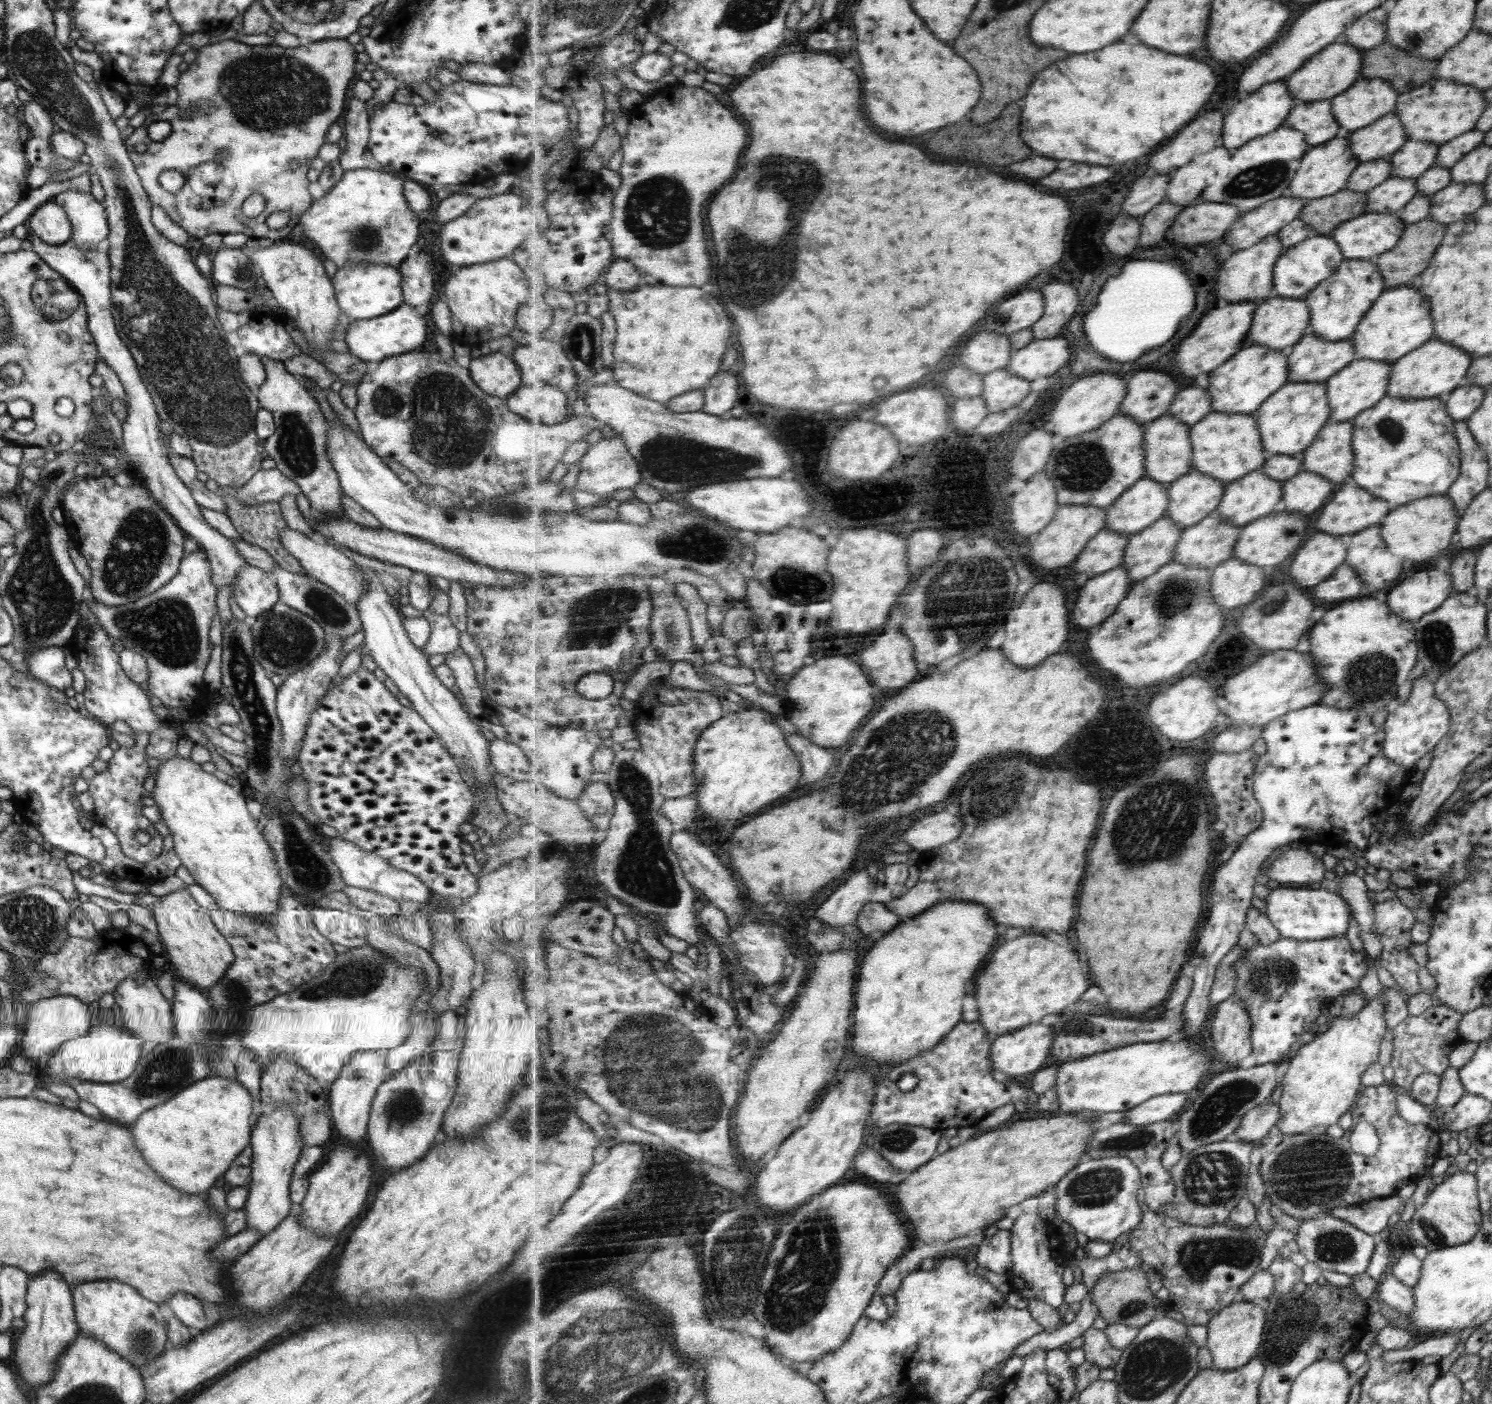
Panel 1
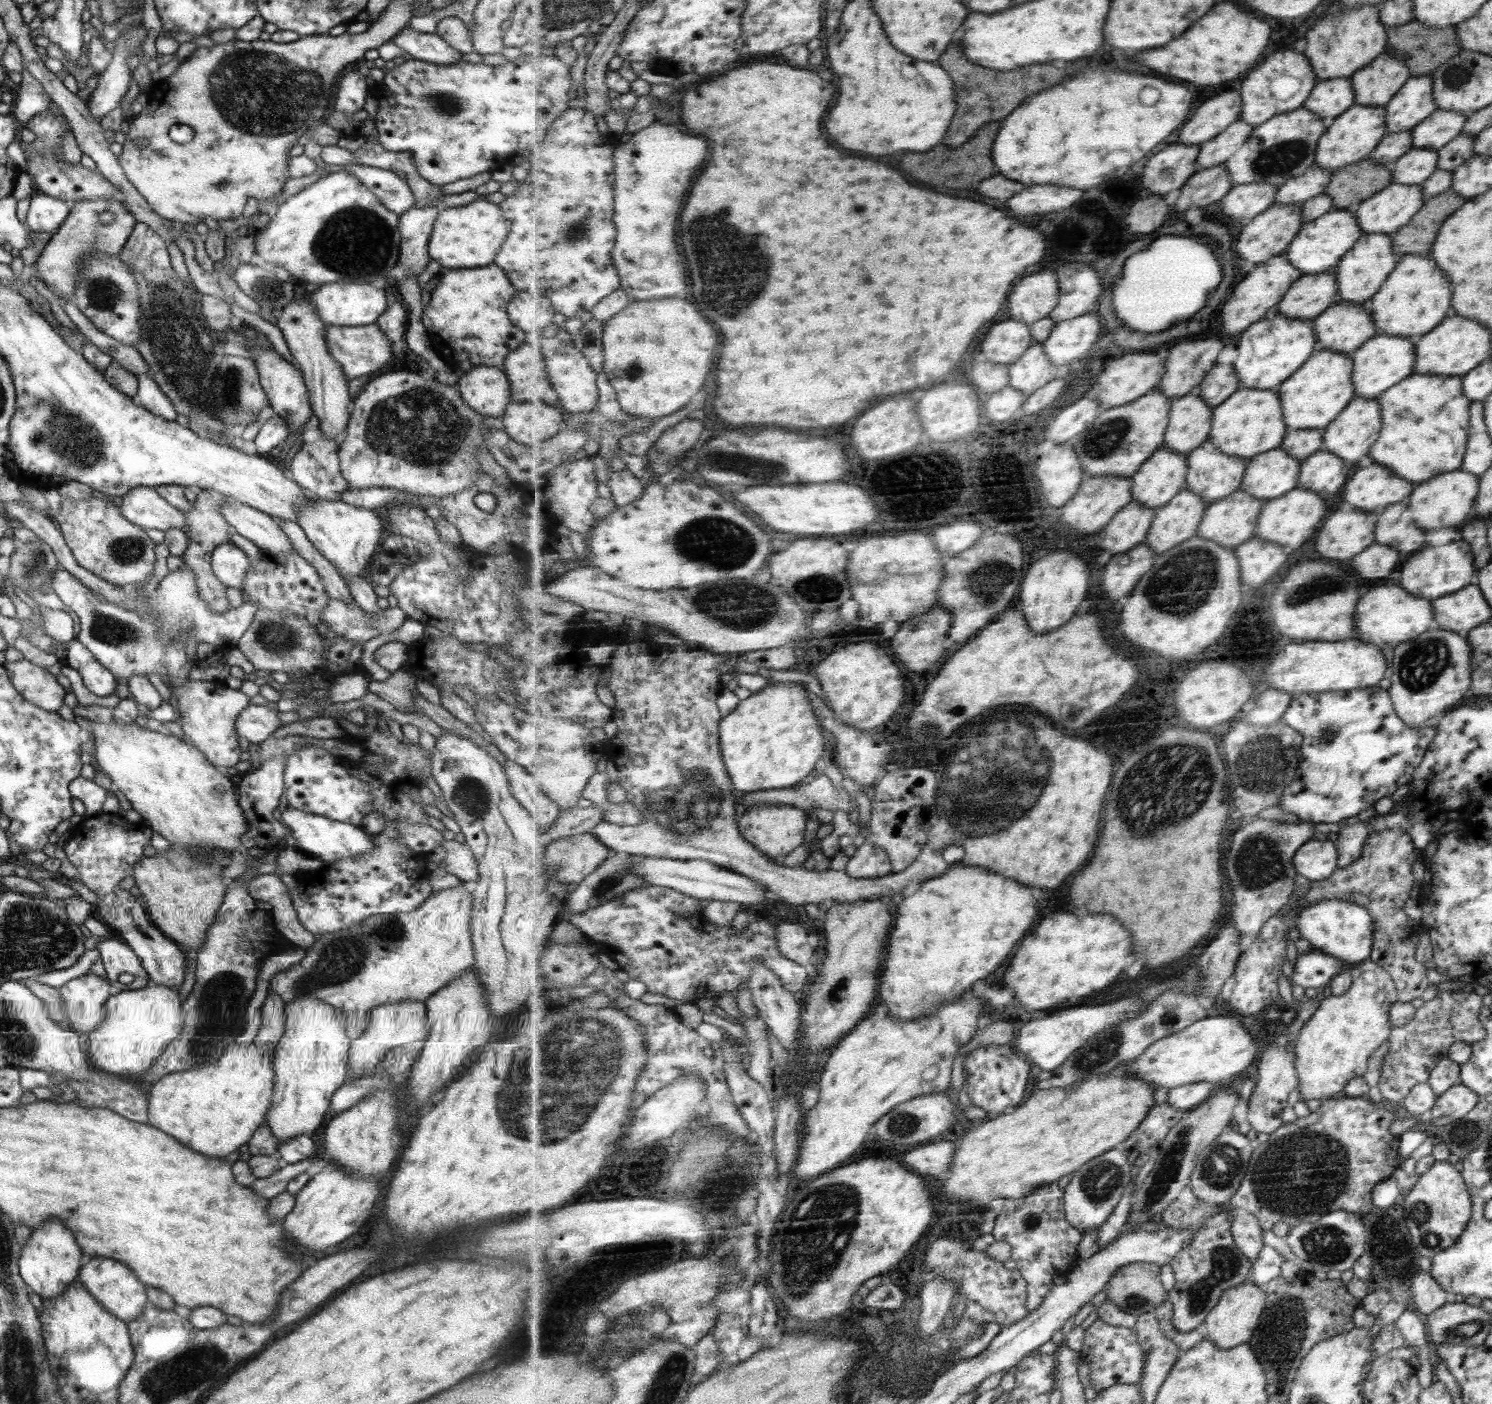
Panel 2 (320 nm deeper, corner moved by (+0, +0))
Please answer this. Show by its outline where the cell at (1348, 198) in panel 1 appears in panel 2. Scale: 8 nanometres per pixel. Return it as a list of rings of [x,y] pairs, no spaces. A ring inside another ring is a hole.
[[[1366,158],[1332,173],[1324,195],[1332,199],[1332,209],[1347,209],[1354,200],[1362,202],[1378,194],[1393,180],[1383,165]]]

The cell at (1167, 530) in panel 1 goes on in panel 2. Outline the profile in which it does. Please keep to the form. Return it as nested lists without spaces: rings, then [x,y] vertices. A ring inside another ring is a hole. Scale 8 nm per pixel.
[[[1192,489],[1183,490],[1168,505],[1157,510],[1146,542],[1160,556],[1198,537],[1209,505]]]

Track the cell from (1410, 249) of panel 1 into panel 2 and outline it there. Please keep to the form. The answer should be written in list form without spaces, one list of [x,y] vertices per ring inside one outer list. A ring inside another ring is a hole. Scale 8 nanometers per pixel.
[[[1452,188],[1438,196],[1427,198],[1408,224],[1389,234],[1396,256],[1430,256],[1438,229],[1465,202],[1464,198],[1458,198],[1458,194],[1454,194]]]

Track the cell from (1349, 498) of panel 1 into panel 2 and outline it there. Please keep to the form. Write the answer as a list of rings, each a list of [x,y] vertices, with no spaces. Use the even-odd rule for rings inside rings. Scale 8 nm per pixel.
[[[1372,463],[1370,466],[1358,468],[1352,477],[1345,482],[1344,500],[1358,510],[1366,512],[1380,512],[1388,505],[1406,501],[1414,484],[1396,476],[1380,463]]]

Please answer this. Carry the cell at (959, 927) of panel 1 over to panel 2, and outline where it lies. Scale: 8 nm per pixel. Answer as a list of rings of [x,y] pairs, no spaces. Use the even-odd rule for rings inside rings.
[[[954,864],[948,873],[924,882],[924,888],[907,896],[897,909],[898,922],[891,938],[890,954],[887,954],[886,974],[882,979],[882,999],[889,1012],[914,1022],[922,1017],[936,1014],[946,1002],[952,1002],[974,988],[978,980],[994,974],[1000,964],[1018,948],[1024,936],[1036,924],[1040,904],[1034,898],[1030,886],[1024,886],[1012,878],[992,872],[982,866]]]

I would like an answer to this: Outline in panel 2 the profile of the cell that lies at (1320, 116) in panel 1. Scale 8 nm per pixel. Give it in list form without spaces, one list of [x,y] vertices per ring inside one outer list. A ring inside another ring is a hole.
[[[1350,79],[1318,80],[1317,89],[1313,91],[1305,106],[1319,114],[1328,124],[1345,110],[1356,104],[1356,92]]]

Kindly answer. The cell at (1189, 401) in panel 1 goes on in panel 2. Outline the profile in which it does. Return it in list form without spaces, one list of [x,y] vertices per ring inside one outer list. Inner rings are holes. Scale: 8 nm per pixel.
[[[1218,364],[1198,387],[1197,393],[1216,408],[1241,389],[1241,378],[1234,364]]]

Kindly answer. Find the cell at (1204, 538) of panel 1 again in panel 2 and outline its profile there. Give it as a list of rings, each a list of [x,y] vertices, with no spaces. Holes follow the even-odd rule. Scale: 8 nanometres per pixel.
[[[1242,490],[1221,501],[1216,501],[1209,505],[1199,535],[1206,540],[1218,542],[1220,546],[1226,546],[1226,548],[1236,549],[1245,545],[1246,542],[1258,536],[1260,517],[1265,503],[1261,498],[1256,498],[1253,494]]]

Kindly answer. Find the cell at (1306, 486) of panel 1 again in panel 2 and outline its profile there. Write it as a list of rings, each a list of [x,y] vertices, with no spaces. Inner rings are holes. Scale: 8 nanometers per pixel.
[[[1327,448],[1302,463],[1301,486],[1322,494],[1336,494],[1348,481],[1347,462]]]

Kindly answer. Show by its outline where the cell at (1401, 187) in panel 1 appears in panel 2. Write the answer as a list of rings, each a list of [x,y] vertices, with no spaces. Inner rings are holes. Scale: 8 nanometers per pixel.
[[[1412,148],[1396,161],[1391,172],[1392,182],[1420,185],[1439,168],[1437,162],[1437,151]]]

